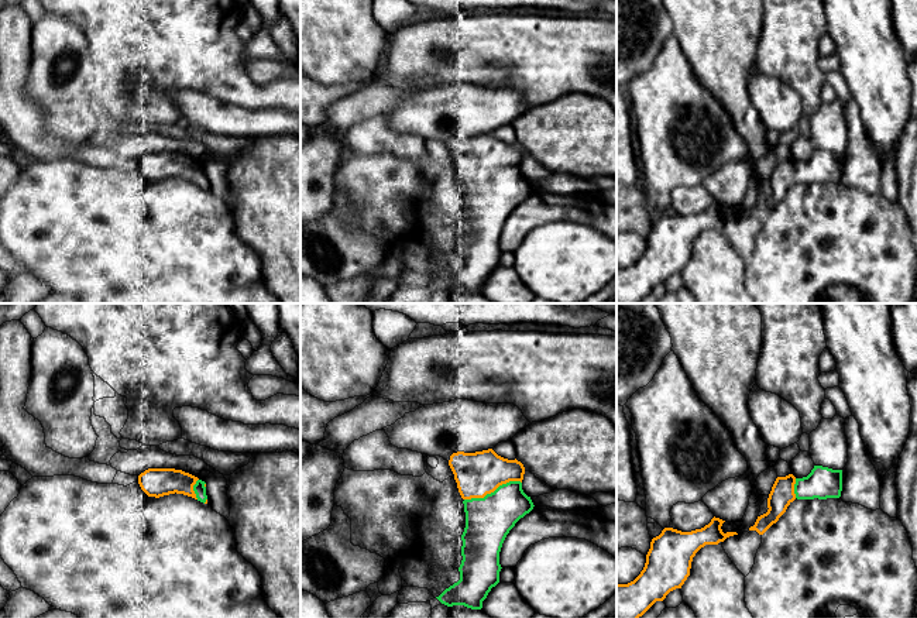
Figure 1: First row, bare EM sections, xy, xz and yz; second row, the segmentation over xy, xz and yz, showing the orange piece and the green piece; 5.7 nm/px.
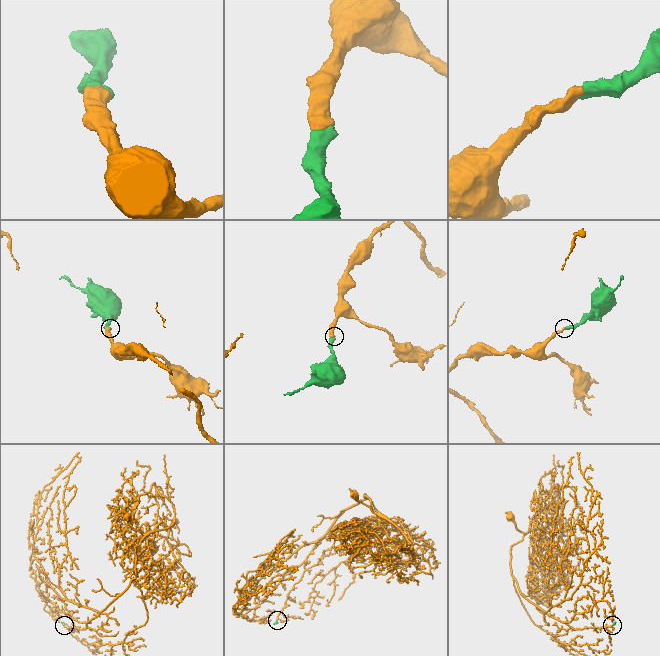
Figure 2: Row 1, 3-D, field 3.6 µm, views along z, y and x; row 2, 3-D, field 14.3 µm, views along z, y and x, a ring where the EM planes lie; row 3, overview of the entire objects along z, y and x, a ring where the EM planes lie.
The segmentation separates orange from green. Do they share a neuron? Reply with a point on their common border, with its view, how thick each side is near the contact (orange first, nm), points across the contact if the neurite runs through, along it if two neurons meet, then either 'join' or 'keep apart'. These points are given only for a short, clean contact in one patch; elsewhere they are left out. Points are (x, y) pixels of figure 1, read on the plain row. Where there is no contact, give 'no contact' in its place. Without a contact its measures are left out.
xz (493, 175) | 260/260 nm | across xz (477, 158), (493, 175), (493, 192), (488, 203) | join

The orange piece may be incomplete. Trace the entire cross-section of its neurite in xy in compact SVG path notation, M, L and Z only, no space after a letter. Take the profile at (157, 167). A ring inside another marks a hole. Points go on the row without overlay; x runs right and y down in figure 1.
M148 152L138 159L138 168L148 181L183 178L207 188L206 166L175 152Z

